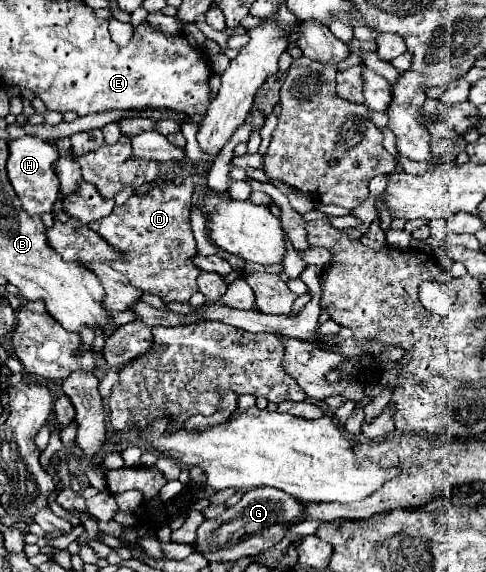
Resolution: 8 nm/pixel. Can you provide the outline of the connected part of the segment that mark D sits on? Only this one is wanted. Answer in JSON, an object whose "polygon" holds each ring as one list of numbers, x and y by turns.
{"polygon":[[192,175,179,186,165,180,143,196,133,194,127,206,115,206,109,216,89,226,117,248,117,254,123,254,125,260,115,260,115,270,123,272,135,288,155,294,163,302,187,302,199,290,197,276,203,270,193,264,197,248,189,218,195,186]]}

